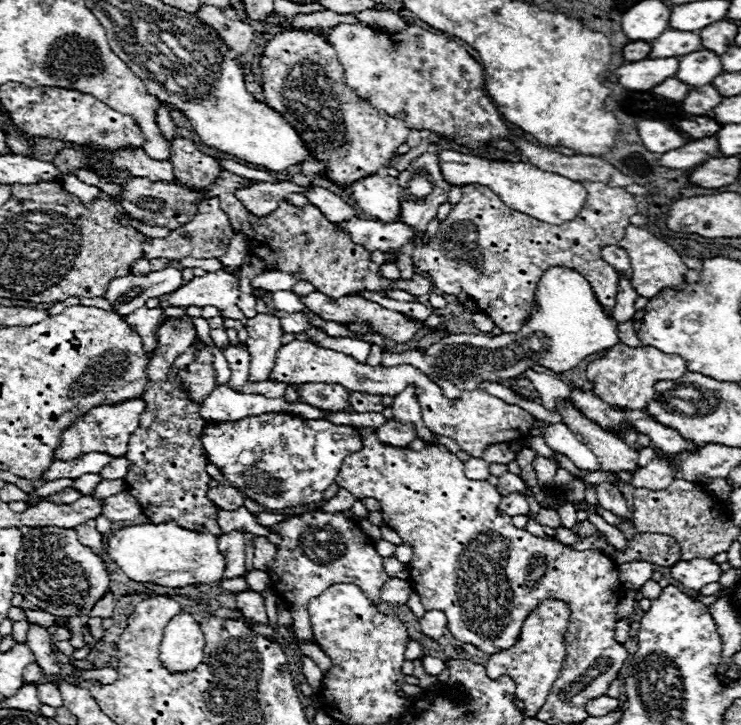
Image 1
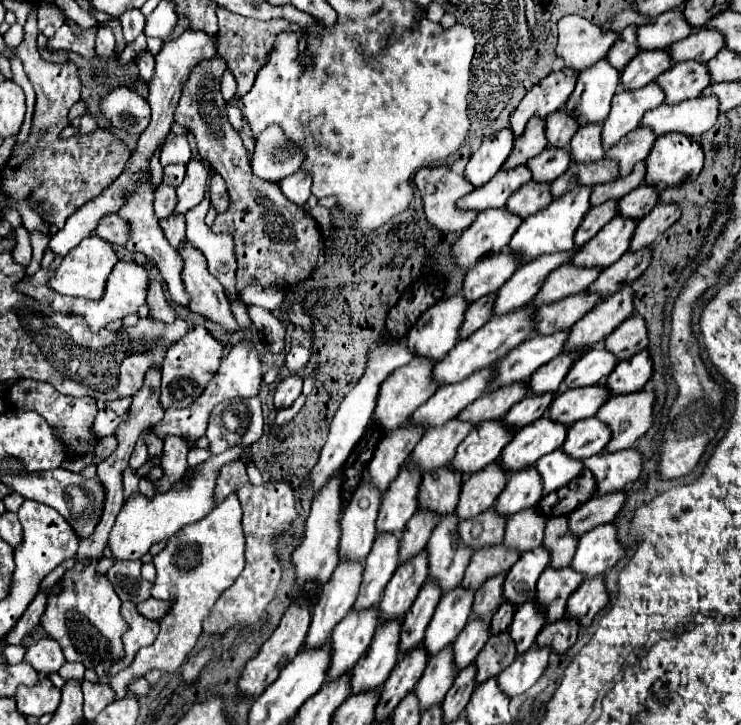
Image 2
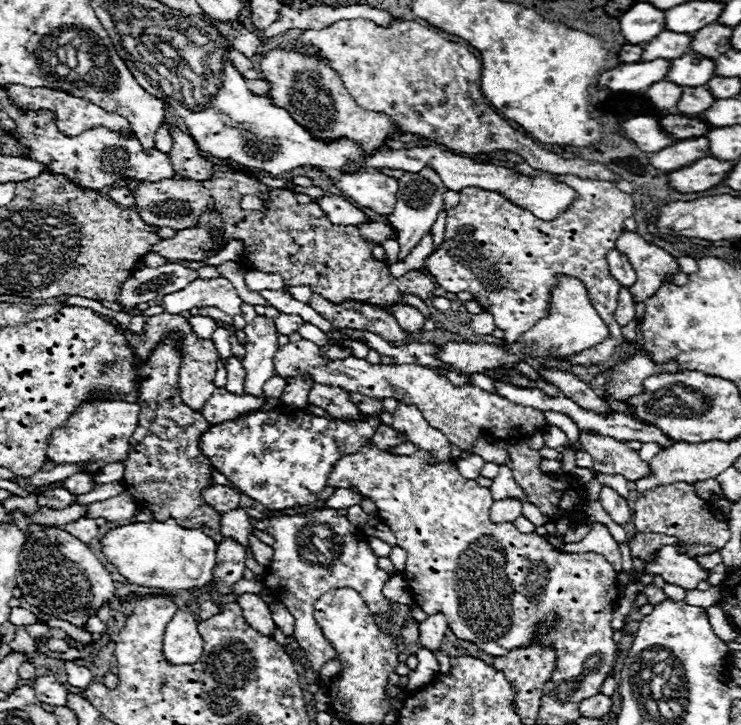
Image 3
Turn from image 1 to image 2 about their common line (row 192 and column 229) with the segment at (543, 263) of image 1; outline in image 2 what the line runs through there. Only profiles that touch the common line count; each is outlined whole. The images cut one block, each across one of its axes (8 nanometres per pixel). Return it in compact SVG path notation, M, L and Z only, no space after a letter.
M244 460L228 462L220 468L220 474L216 478L216 490L214 490L216 504L220 504L228 494L238 496L244 512L242 526L244 526L244 536L248 544L246 566L242 574L236 578L236 582L228 590L224 590L224 594L216 600L216 606L212 606L212 614L204 618L204 632L210 636L220 636L234 626L247 627L260 620L266 606L274 598L282 578L282 568L276 556L276 540L288 534L292 522L298 518L296 498L292 488L286 482L274 482L274 480L268 480L262 486L254 486L248 480Z

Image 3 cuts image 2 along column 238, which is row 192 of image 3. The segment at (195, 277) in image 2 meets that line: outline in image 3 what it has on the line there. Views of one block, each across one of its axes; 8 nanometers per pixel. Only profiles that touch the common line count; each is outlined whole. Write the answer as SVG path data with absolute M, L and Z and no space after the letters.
M326 192L326 196L320 198L318 204L322 206L322 210L326 210L326 216L330 218L330 222L338 222L342 226L358 226L364 222L372 222L360 208L330 192Z

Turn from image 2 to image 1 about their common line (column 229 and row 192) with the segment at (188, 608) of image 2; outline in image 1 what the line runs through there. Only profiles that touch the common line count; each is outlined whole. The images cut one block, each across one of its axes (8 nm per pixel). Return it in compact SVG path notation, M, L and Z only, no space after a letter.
M442 150L440 152L440 168L442 168L444 178L452 186L456 186L456 184L488 186L512 210L518 210L522 214L530 214L530 218L538 218L546 224L568 222L574 216L578 216L586 204L586 188L582 182L574 182L574 180L554 174L554 172L544 172L530 162L496 162L496 160L486 160L480 156L460 154L454 150Z

